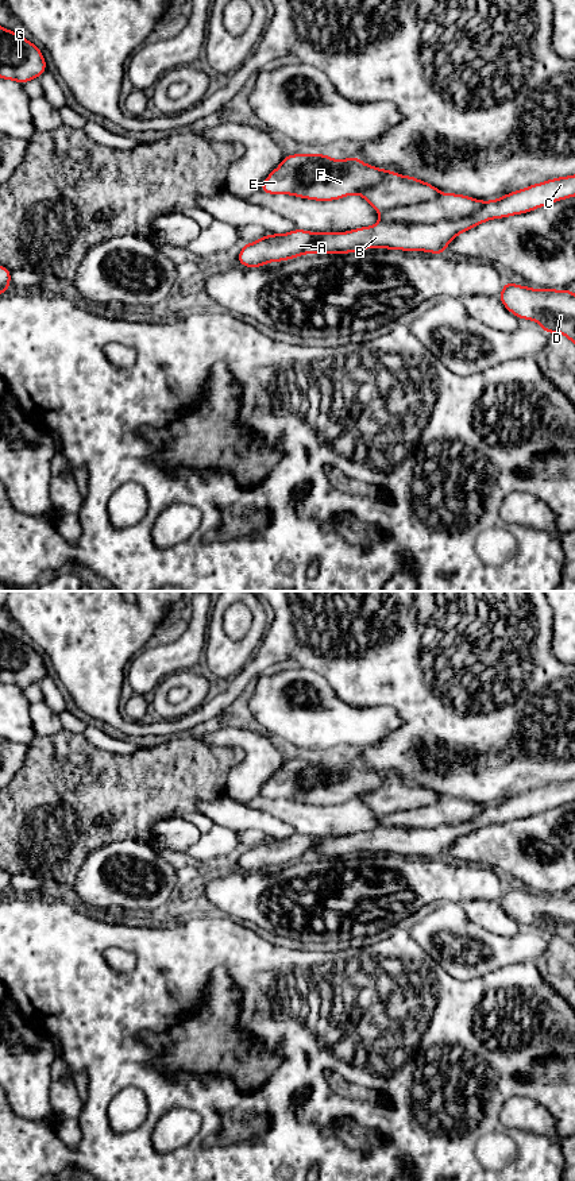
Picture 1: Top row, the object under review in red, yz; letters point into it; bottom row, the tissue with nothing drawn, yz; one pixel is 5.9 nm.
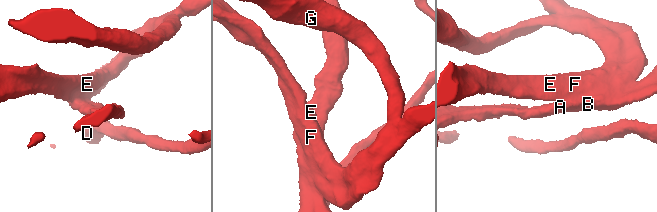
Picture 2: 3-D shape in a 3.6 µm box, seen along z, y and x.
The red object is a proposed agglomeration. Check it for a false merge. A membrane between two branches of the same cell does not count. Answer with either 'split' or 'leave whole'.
leave whole

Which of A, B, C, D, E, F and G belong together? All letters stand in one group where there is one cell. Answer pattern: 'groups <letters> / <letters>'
groups A B C D E F G

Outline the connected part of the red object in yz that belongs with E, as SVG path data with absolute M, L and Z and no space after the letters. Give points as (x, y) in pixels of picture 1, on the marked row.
M294 154L283 157L281 165L263 180L261 192L316 201L359 194L379 212L379 221L347 232L293 229L262 236L243 244L238 255L243 267L261 267L313 252L348 254L366 248L445 254L449 242L485 221L574 197L575 174L482 201L441 193L428 182L378 169L356 157L335 161L324 154Z

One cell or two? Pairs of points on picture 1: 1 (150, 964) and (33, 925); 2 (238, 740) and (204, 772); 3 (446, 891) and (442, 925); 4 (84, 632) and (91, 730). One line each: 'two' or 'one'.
1: one
2: two
3: two
4: two

